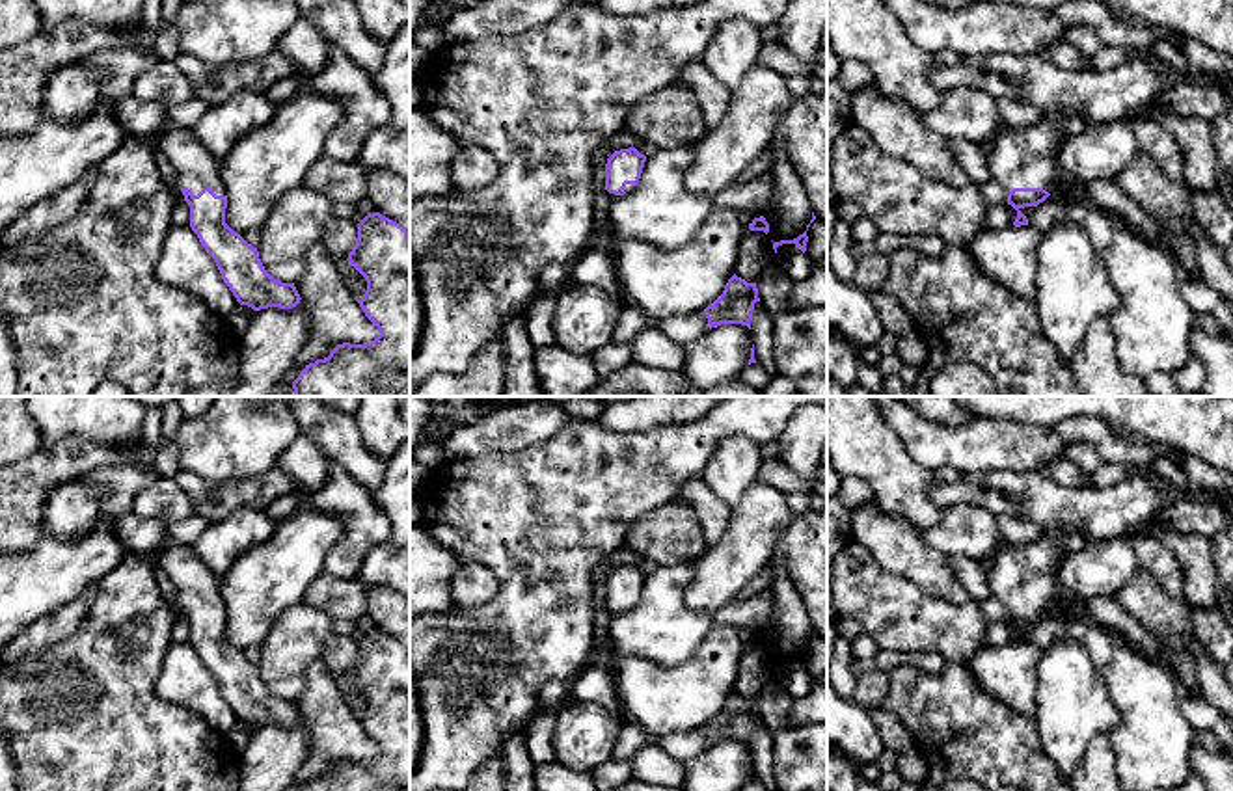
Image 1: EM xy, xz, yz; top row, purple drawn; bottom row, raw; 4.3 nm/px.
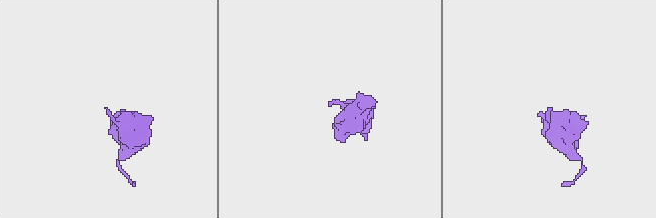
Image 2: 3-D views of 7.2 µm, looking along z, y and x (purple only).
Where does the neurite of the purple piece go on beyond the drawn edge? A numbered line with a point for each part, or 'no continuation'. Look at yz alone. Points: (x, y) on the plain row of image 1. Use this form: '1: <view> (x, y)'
1: yz (1025, 574)

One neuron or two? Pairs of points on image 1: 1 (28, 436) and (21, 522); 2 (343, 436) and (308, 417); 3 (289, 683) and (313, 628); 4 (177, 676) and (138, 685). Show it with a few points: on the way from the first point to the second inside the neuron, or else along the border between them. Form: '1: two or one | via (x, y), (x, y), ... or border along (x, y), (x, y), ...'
1: two | border along (41, 445), (19, 462)
2: one | via (334, 430), (317, 419)
3: one | via (289, 670), (289, 652), (300, 641)
4: two | border along (174, 644), (164, 657), (155, 691), (189, 710)

